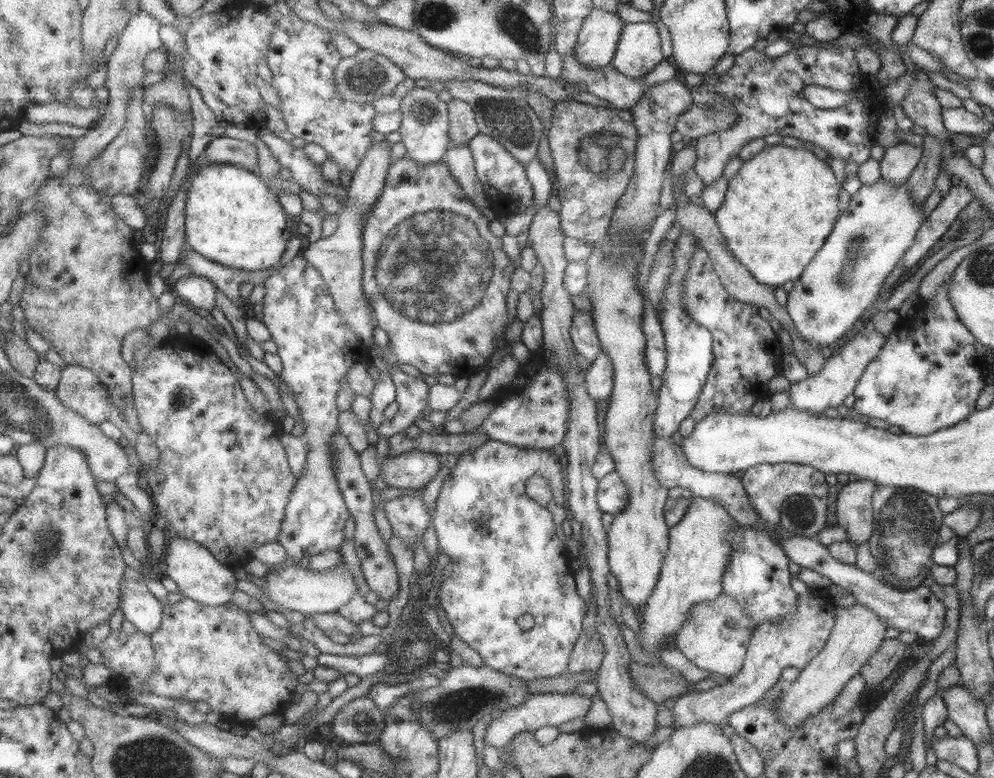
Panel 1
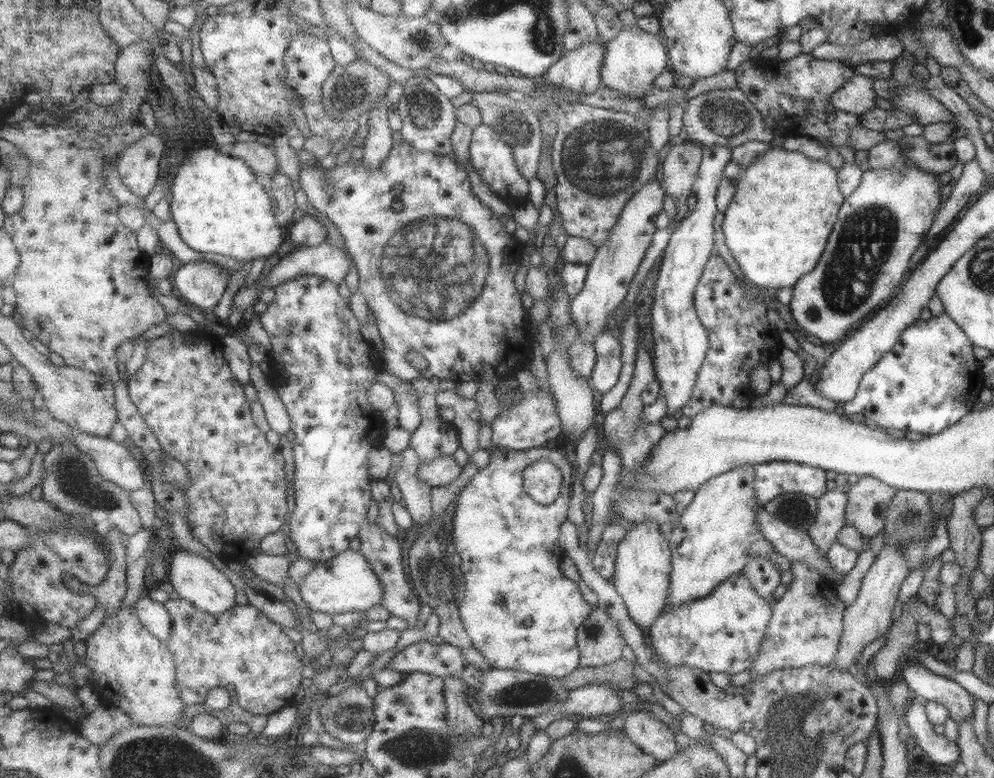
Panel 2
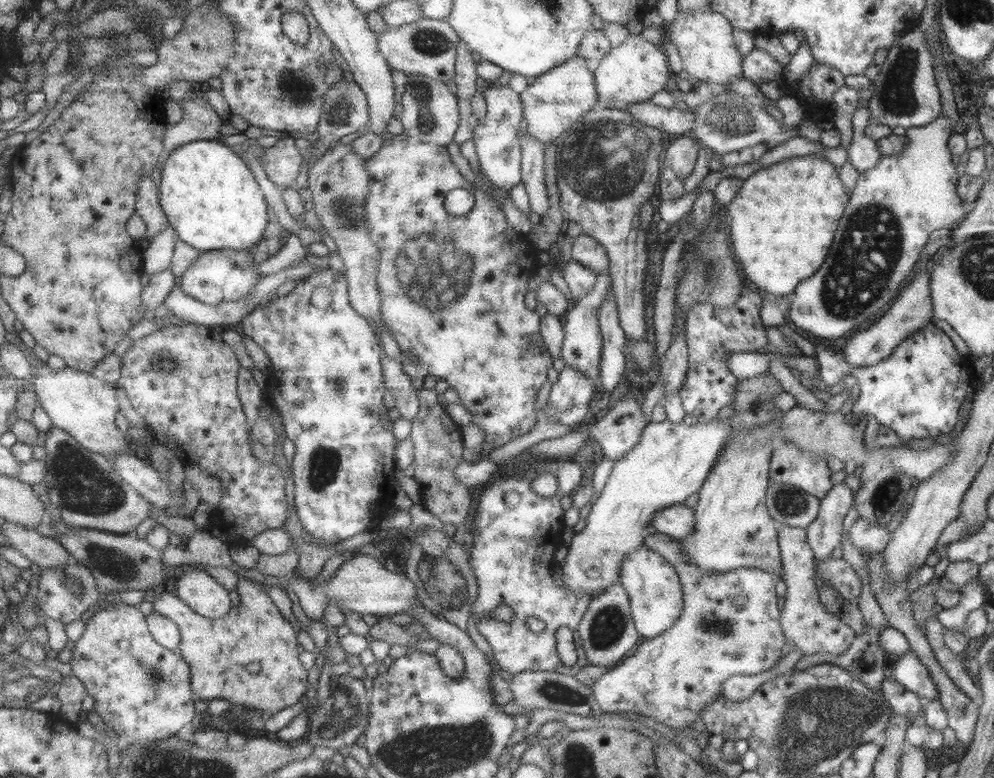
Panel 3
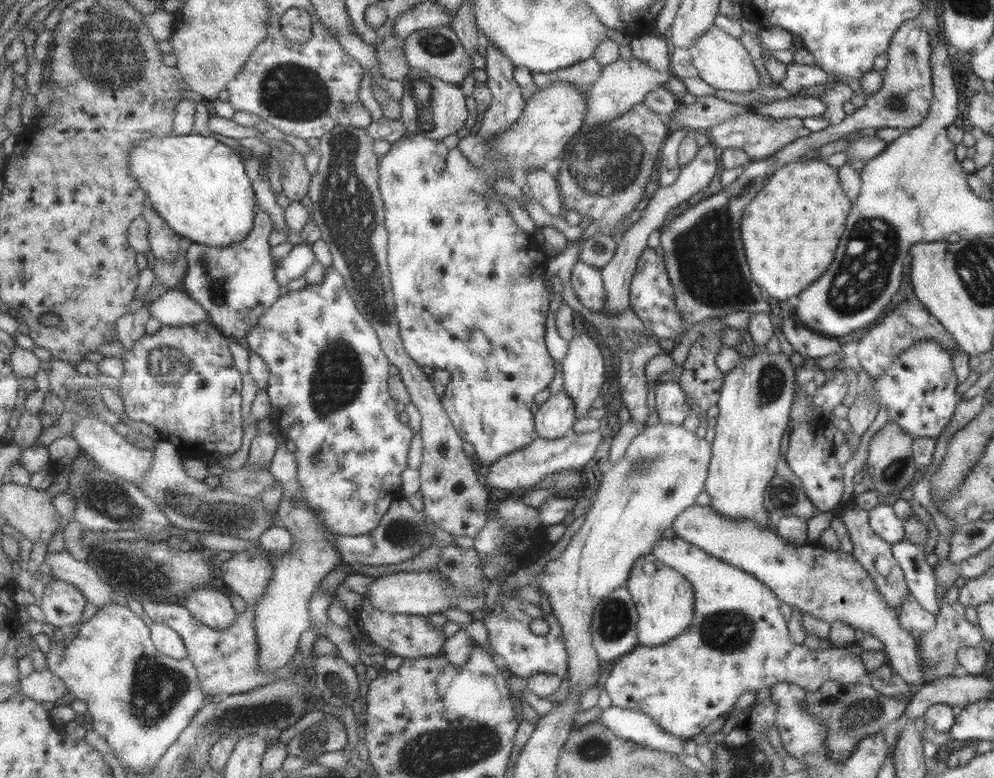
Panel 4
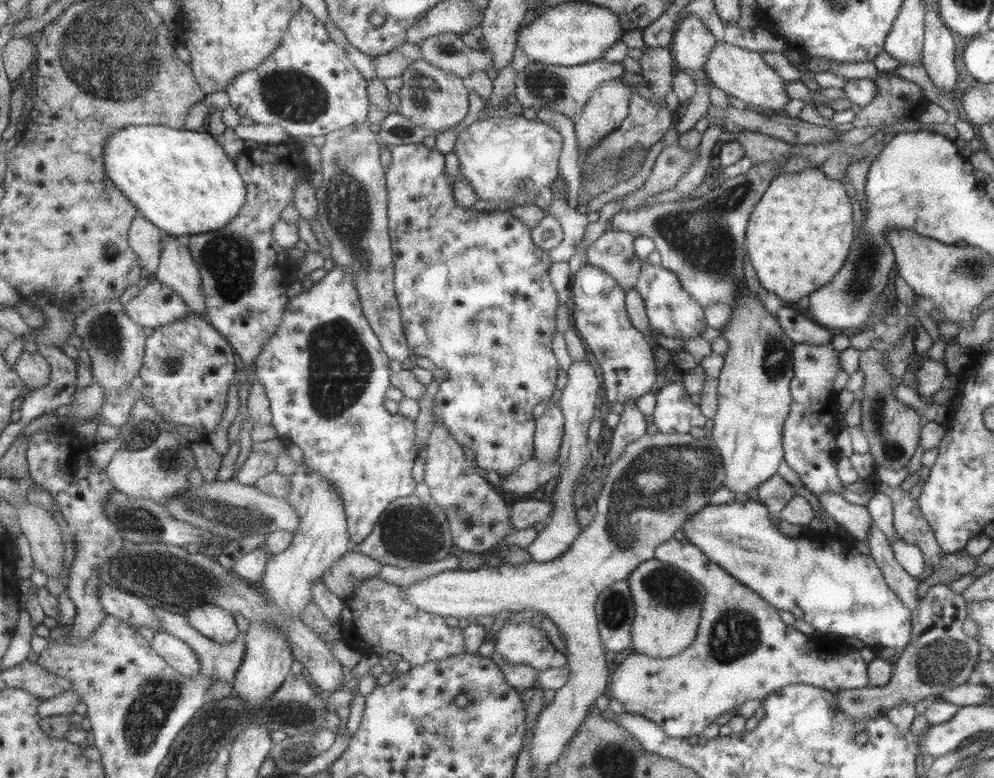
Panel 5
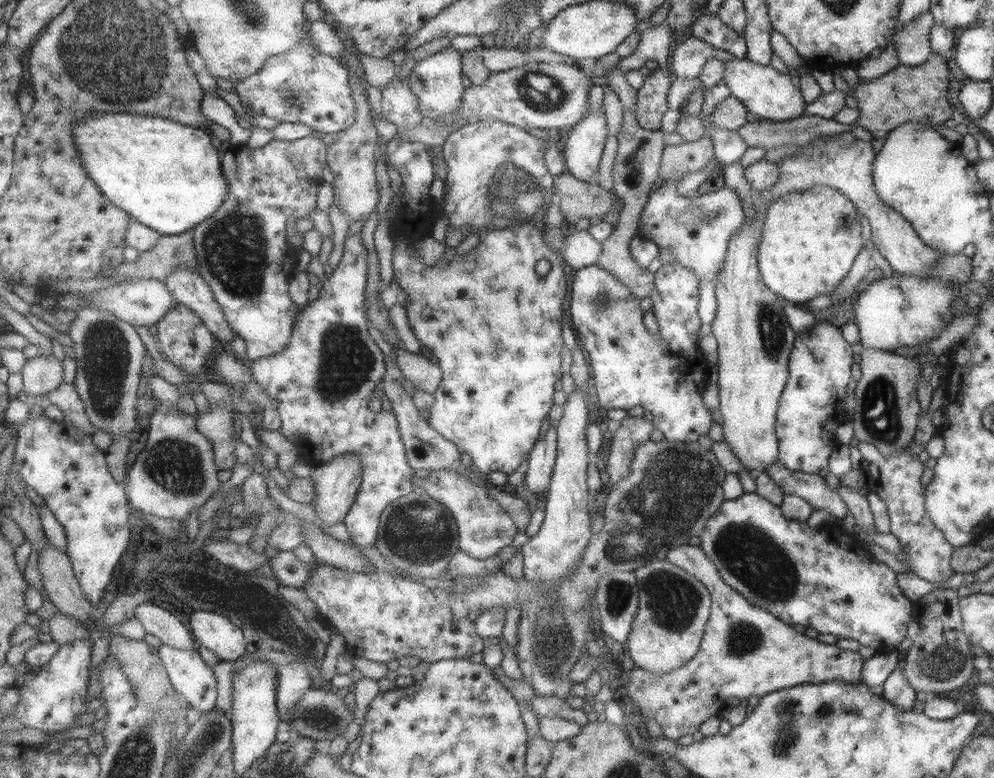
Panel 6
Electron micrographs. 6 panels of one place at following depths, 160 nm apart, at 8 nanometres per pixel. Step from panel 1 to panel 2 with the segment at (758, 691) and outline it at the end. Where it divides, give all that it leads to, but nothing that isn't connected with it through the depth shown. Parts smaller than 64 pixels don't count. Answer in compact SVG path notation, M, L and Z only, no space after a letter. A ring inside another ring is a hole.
M792 560L789 571L790 581L786 585L786 591L775 600L771 608L766 637L758 650L758 655L748 668L751 672L749 681L754 681L772 670L799 668L810 664L825 666L831 664L837 654L844 605L837 600L837 596L833 602L817 600L821 576L815 568L804 562Z

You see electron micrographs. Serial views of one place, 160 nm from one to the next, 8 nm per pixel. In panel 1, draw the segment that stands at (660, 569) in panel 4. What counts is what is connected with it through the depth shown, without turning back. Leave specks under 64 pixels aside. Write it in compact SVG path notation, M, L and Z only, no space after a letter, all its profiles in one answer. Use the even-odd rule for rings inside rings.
M602 240L592 244L590 255L586 260L588 268L588 283L585 288L585 295L593 308L593 326L597 340L599 340L600 351L611 360L613 366L613 387L610 393L610 402L604 416L604 424L601 429L601 442L606 446L611 458L615 472L628 488L629 500L626 508L614 515L611 525L606 533L606 542L609 550L610 573L618 580L621 596L627 601L632 609L645 607L651 591L654 589L657 577L660 573L660 566L668 551L668 530L669 527L663 521L663 506L668 499L668 489L661 486L651 471L651 453L648 446L652 441L654 431L652 422L655 410L657 410L657 391L653 392L650 385L649 371L646 366L646 356L643 350L646 349L647 340L643 337L642 330L642 308L644 305L643 294L639 293L635 282L635 269L638 262L638 254L641 250L641 242L636 248L622 246L614 256L604 256L600 246Z

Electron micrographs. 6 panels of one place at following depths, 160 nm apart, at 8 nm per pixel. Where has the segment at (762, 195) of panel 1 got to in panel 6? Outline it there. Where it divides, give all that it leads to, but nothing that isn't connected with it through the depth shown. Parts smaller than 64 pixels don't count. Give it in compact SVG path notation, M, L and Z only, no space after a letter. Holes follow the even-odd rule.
M820 184L803 192L788 192L772 200L765 213L757 253L757 266L763 284L776 295L794 303L807 303L807 300L815 298L817 294L831 294L835 286L845 278L857 252L863 246L863 240L859 236L861 218L855 205L846 196L834 188Z

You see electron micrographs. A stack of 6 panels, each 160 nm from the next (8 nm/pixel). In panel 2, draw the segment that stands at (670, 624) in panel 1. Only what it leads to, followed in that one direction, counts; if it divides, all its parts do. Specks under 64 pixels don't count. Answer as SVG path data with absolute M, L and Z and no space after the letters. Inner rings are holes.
M743 464L743 466L731 468L724 474L709 478L699 486L694 492L692 501L678 515L676 524L667 534L672 569L668 595L665 601L666 609L671 610L671 606L683 604L683 602L694 602L696 599L703 598L727 577L742 572L742 568L745 568L745 565L754 558L770 560L775 565L775 568L778 568L779 573L790 570L790 561L787 562L787 558L781 556L781 553L778 553L771 546L771 543L761 534L755 522L757 510L761 506L755 496L753 468L754 466L751 464ZM683 540L688 540L692 547L691 553L686 557L677 553L677 547Z

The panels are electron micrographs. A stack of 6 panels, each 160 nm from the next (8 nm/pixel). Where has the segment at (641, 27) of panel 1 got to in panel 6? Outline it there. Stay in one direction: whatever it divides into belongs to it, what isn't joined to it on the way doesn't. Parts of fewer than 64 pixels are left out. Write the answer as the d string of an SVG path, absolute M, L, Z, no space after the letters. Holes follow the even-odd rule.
M603 110L584 115L582 121L572 128L563 151L565 166L570 174L588 183L603 152L607 136Z

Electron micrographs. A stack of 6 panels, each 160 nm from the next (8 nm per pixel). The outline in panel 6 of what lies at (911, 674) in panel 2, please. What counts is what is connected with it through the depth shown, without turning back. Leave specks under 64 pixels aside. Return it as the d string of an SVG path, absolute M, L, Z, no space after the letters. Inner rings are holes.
M743 493L735 500L723 499L720 507L705 521L705 526L699 536L701 544L699 547L707 555L707 558L715 565L719 576L730 586L735 592L738 592L751 606L759 607L759 609L767 611L771 615L777 617L781 622L788 625L801 624L805 628L813 628L818 634L831 634L836 638L849 638L849 640L857 640L863 646L870 646L877 651L893 651L895 646L906 637L907 625L912 618L912 601L903 596L902 590L896 583L896 575L893 574L891 568L887 568L885 564L873 560L863 546L857 542L857 546L852 546L853 538L841 534L839 538L833 538L829 532L823 532L818 527L809 526L806 521L798 521L788 519L783 516L780 507L771 504L766 498L759 496L757 493Z

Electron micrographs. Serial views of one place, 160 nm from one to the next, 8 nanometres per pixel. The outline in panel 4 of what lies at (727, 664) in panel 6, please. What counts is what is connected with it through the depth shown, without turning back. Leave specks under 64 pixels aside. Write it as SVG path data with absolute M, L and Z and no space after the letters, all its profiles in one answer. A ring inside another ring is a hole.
M677 536L661 537L653 545L651 554L691 583L694 592L693 617L689 626L667 644L638 644L631 652L609 665L601 688L608 694L611 705L642 712L651 717L661 730L680 739L690 739L713 720L732 710L735 701L746 692L768 689L777 682L796 684L806 691L815 692L826 680L835 680L841 684L864 683L868 680L860 656L849 648L831 645L810 650L803 643L795 644L791 641L785 618L779 614L780 600L750 574L709 556L699 547Z

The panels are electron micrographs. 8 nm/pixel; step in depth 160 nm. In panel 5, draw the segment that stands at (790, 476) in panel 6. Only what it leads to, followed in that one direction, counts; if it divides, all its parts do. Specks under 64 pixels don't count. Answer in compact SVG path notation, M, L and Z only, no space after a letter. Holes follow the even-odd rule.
M822 492L816 496L816 499L824 512L838 526L841 526L854 539L861 540L866 544L866 536L871 520L870 514L864 506L845 501L839 493Z

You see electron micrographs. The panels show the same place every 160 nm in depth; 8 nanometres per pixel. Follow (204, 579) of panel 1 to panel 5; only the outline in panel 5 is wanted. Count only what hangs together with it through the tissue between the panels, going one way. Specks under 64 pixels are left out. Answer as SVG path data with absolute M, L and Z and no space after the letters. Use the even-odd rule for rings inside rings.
M213 604L195 607L195 610L189 613L189 620L191 620L191 626L201 634L216 640L219 644L235 642L242 636L237 628L235 616Z

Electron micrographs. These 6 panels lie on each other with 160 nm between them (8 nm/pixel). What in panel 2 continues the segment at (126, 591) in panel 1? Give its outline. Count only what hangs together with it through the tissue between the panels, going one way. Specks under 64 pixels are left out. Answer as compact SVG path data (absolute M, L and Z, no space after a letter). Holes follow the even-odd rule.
M148 594L136 602L136 607L137 616L157 638L163 642L170 640L174 630L174 618L163 603L155 602Z

